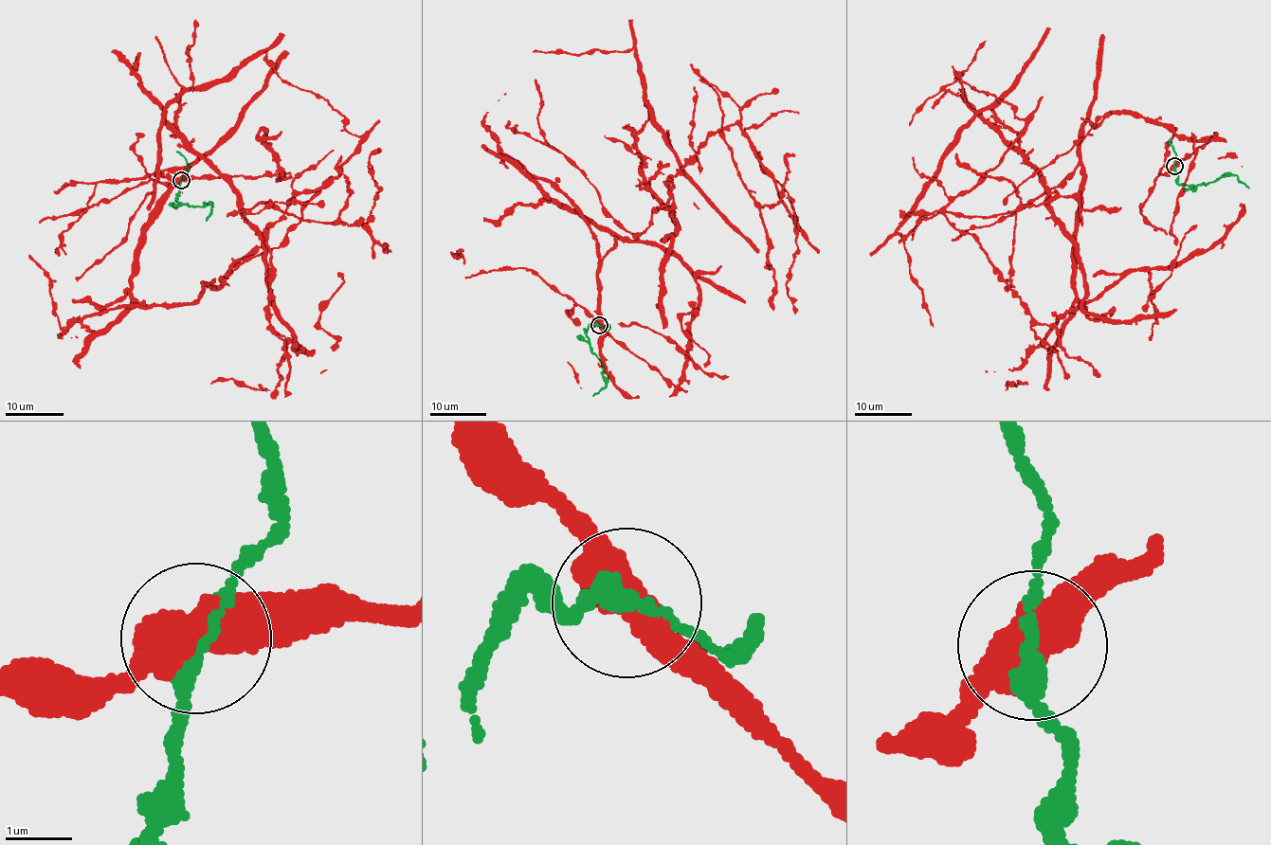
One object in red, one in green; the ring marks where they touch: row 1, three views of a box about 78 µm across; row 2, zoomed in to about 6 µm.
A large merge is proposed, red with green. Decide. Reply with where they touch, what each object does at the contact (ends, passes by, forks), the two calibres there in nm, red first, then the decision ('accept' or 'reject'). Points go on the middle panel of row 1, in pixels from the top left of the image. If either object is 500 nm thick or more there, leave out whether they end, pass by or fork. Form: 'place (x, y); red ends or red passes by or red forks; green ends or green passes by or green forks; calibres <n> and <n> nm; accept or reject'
place (599, 325); calibres 550 and 240 nm; reject

